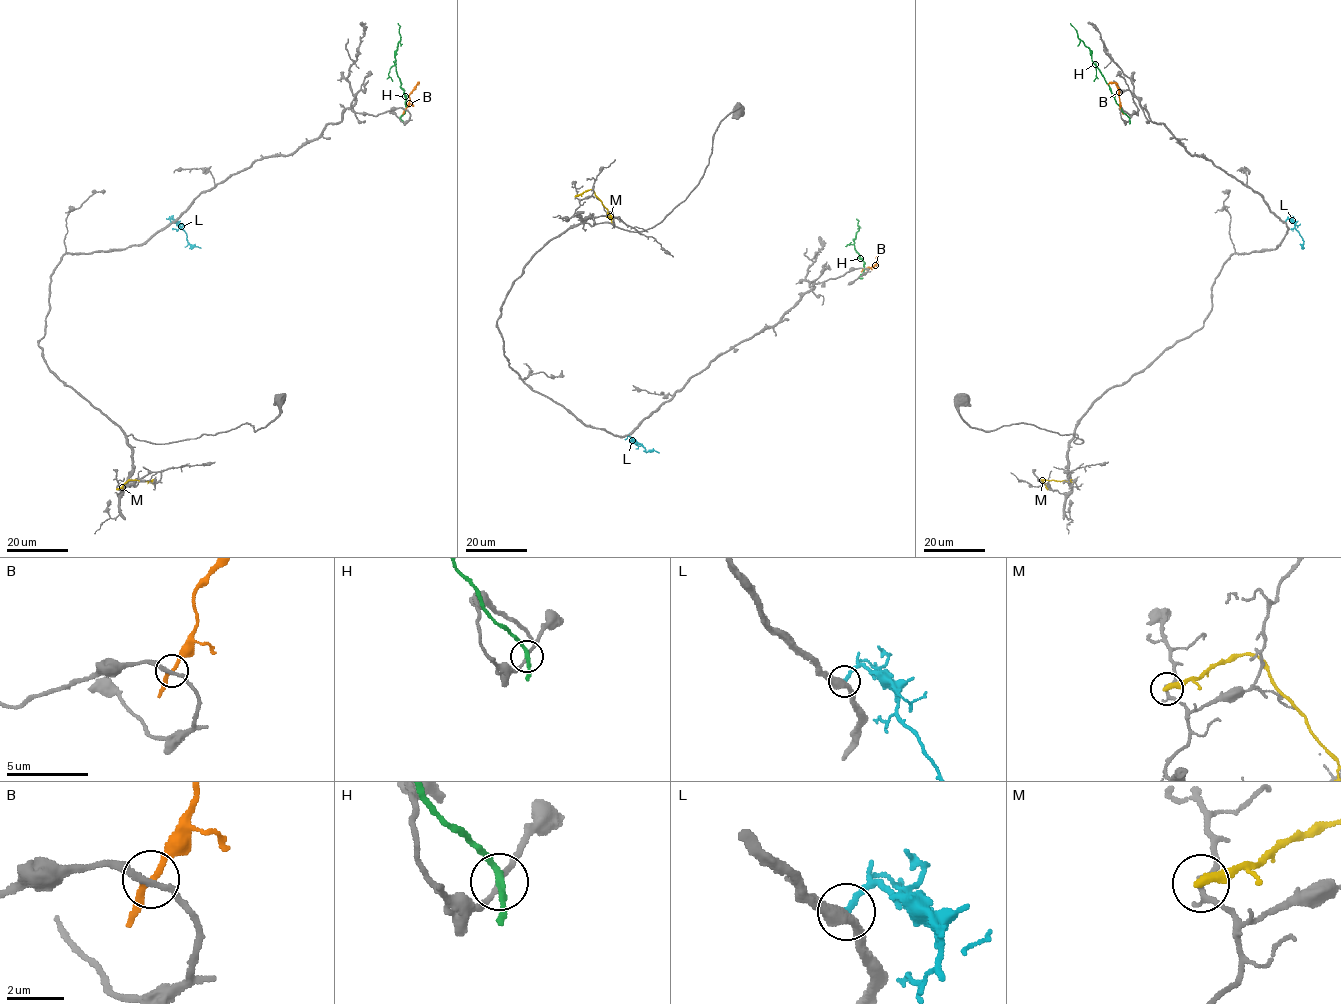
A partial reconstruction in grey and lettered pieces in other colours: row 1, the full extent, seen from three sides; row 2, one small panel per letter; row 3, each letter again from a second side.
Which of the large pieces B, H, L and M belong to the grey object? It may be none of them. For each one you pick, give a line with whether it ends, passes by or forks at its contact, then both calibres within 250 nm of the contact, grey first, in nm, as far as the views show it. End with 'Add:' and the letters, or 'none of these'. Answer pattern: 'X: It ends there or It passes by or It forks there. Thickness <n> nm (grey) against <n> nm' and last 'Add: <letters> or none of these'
Add: none of these

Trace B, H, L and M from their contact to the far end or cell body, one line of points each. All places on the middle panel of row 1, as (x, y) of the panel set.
B: (864, 269), (873, 266), (877, 256)
H: (859, 278), (864, 262), (854, 249), (854, 240), (859, 226), (856, 219)
L: (630, 433), (646, 451), (659, 453)
M: (575, 196), (592, 190), (611, 216), (612, 223)

